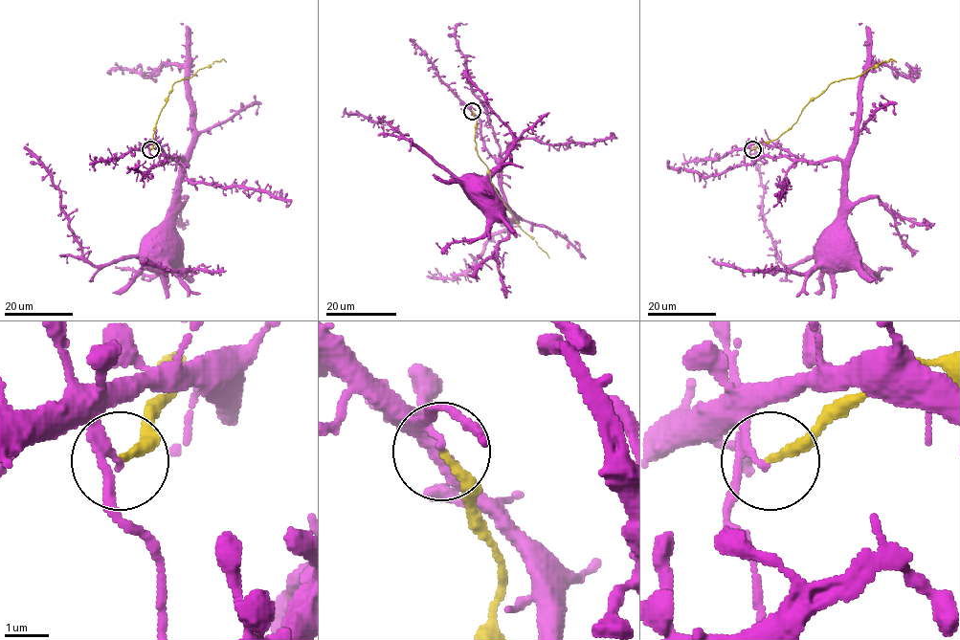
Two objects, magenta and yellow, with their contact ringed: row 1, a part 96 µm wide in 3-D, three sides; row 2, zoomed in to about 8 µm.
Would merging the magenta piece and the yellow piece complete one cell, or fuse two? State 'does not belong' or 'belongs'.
does not belong

